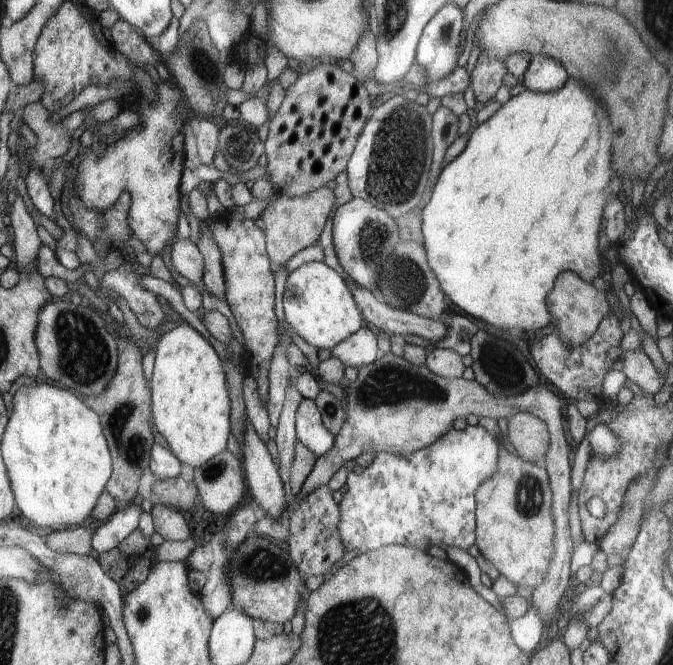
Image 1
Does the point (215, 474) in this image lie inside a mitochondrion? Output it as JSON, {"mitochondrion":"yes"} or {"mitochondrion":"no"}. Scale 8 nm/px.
{"mitochondrion":"yes"}

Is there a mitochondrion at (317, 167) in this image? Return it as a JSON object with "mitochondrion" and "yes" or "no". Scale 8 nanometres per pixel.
{"mitochondrion":"no"}

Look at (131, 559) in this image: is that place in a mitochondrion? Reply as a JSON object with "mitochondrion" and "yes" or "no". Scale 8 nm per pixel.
{"mitochondrion":"no"}

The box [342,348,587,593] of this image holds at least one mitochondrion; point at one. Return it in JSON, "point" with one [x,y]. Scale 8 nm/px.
{"point":[390,383]}

